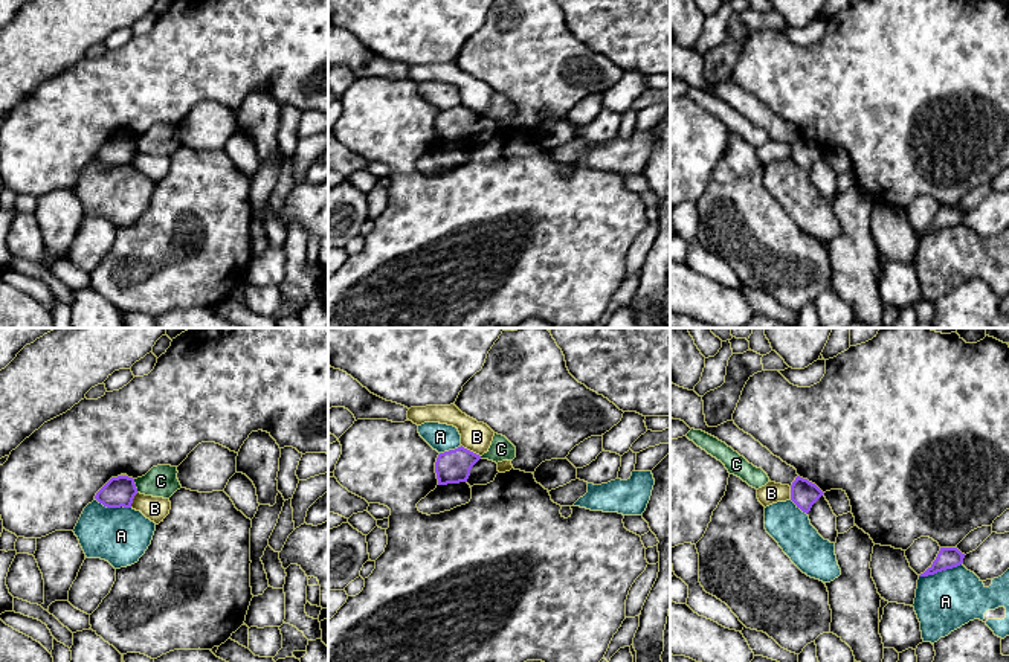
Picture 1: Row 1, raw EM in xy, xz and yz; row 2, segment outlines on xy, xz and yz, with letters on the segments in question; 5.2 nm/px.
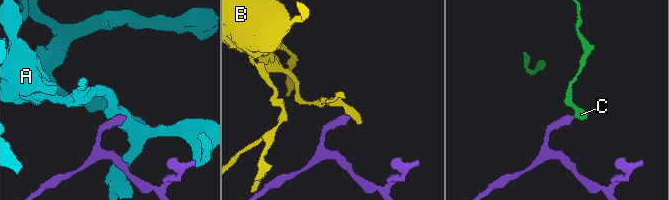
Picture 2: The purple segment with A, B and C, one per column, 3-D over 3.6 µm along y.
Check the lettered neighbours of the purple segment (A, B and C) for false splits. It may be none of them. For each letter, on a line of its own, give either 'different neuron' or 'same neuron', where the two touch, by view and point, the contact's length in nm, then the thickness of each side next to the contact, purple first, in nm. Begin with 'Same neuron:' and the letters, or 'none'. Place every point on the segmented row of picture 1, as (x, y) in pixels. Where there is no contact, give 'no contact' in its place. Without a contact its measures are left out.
Same neuron: none
A: different neuron; contact yz (939, 571); length 240 nm; calibres 110 and 320 nm
B: different neuron; contact xz (469, 450); length 120 nm; calibres 180 and 160 nm
C: different neuron; contact xy (135, 485); length 80 nm; calibres 160 and 170 nm

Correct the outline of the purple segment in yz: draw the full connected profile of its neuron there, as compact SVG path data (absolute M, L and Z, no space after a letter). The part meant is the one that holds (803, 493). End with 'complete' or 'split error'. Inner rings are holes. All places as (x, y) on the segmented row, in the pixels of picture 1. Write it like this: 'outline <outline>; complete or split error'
outline M797 476L791 485L791 500L806 514L823 494L815 484L800 476Z; complete

